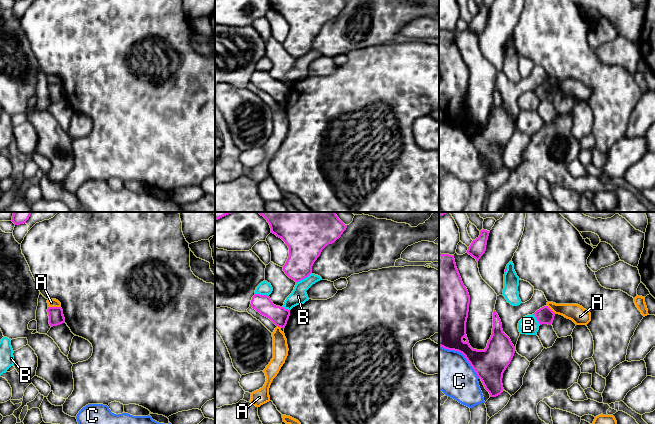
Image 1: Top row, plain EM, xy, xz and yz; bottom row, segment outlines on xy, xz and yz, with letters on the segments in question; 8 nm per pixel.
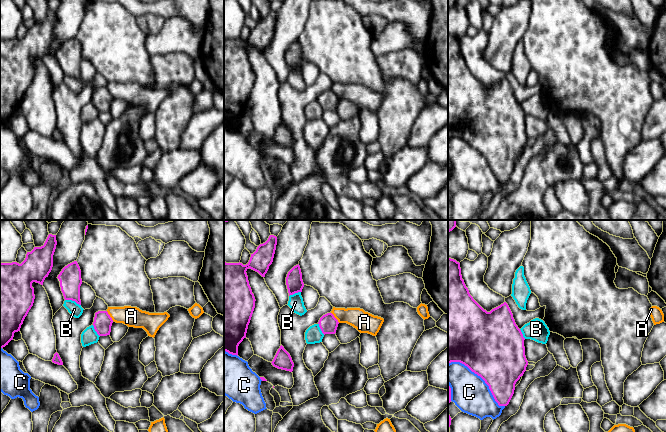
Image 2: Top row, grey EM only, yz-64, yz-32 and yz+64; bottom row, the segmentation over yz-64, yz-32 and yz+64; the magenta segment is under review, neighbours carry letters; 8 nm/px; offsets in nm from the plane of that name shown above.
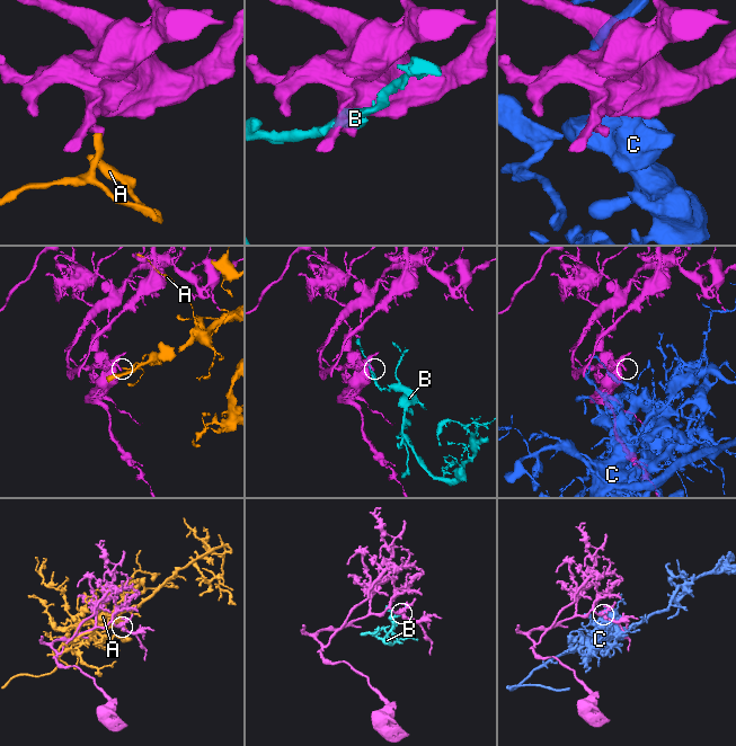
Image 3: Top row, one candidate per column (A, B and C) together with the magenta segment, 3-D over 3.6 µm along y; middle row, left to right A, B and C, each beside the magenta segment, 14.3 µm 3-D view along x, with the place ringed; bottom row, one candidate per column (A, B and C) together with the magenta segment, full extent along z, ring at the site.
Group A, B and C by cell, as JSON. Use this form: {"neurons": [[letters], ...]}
{"neurons": [["A"], ["B"], ["C"]]}

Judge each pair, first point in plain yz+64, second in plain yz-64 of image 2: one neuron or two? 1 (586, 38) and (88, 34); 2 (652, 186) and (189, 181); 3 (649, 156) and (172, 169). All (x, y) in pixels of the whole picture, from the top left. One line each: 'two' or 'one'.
1: one
2: one
3: one

